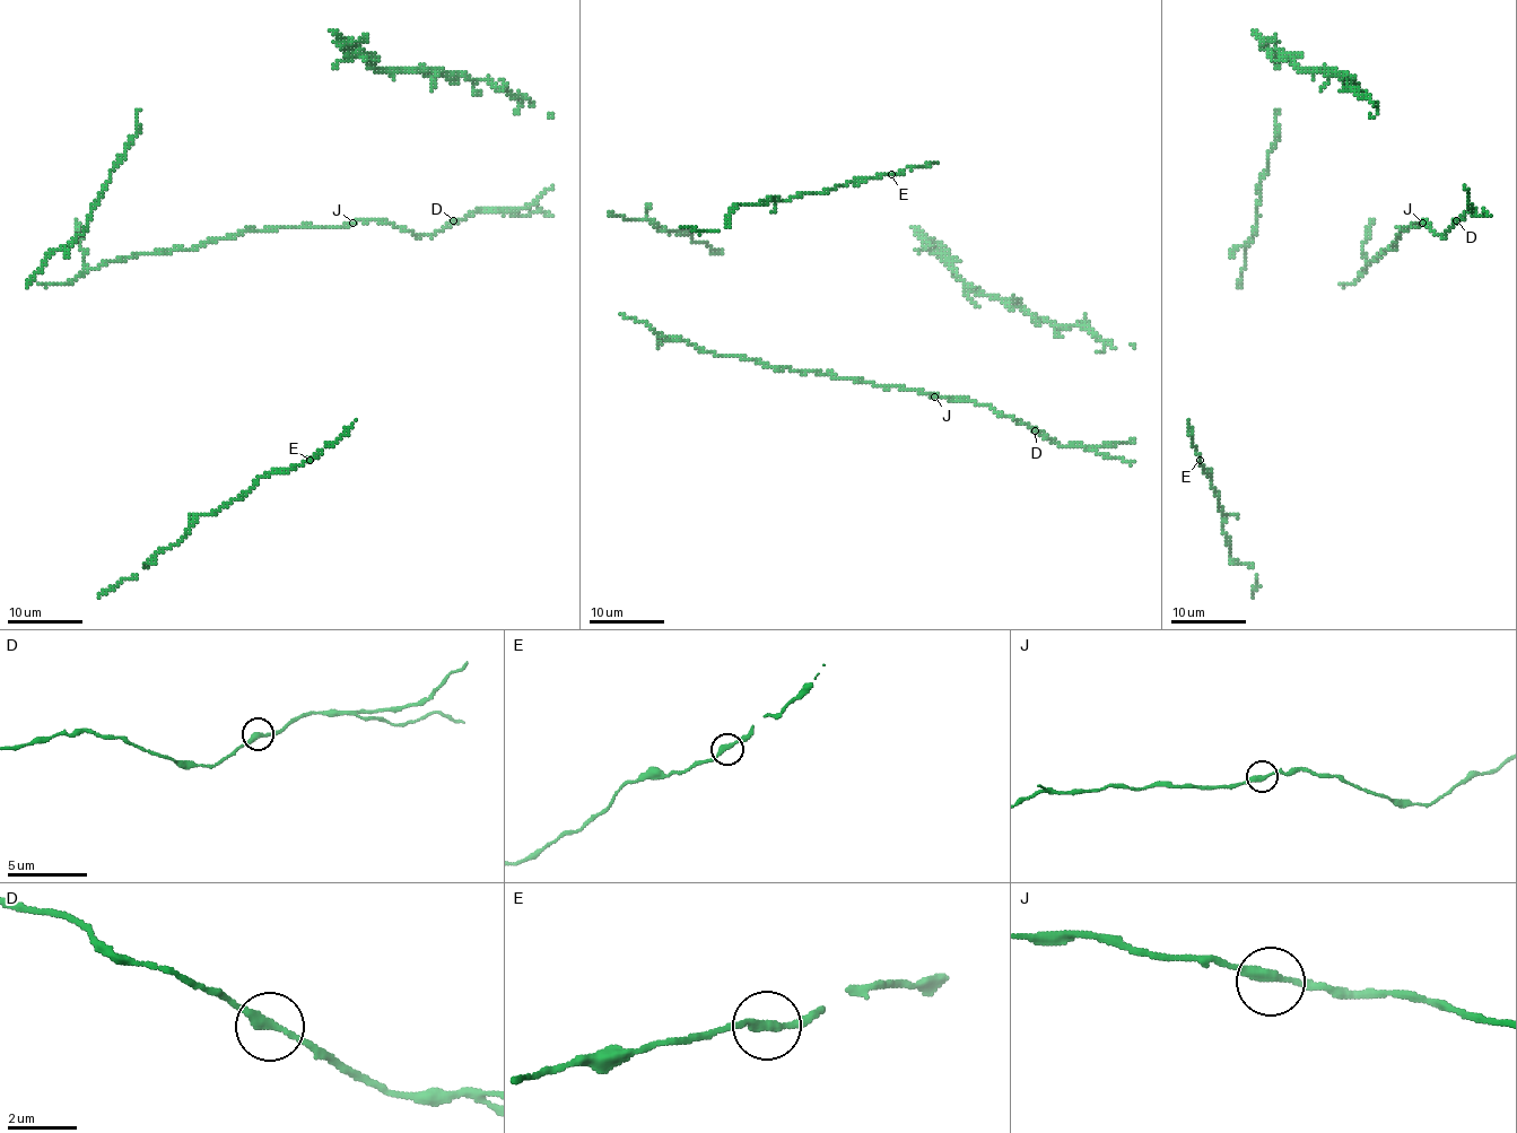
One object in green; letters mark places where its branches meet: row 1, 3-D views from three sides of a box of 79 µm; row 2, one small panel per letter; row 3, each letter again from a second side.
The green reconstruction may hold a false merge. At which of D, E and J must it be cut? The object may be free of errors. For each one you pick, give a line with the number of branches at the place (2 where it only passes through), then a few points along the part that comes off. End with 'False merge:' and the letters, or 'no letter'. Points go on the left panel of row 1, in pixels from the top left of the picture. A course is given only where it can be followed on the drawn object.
False merge: no letter

